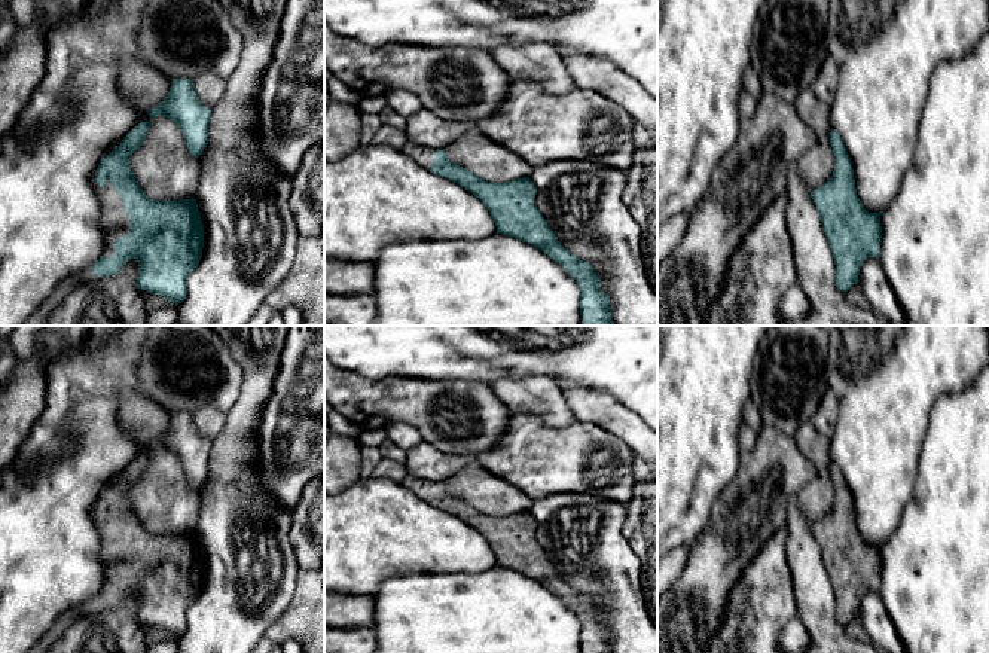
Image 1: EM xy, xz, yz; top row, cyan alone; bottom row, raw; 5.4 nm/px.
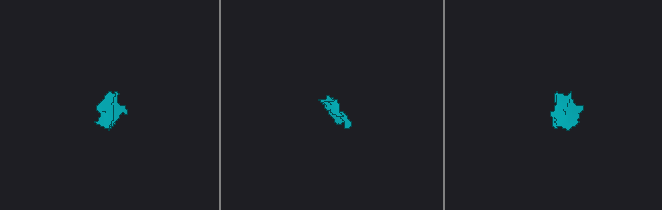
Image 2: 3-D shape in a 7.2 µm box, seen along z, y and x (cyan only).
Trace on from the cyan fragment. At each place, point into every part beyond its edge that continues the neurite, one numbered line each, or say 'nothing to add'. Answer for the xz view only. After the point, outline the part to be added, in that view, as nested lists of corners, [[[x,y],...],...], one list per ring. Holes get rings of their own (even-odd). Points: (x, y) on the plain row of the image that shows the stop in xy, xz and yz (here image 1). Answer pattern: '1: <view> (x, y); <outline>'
1: xz (421, 488); [[[407,475],[405,477],[406,483],[405,486],[410,489],[416,497],[421,500],[430,503],[433,498],[433,482],[430,480],[422,480],[419,477],[415,477],[412,475]]]

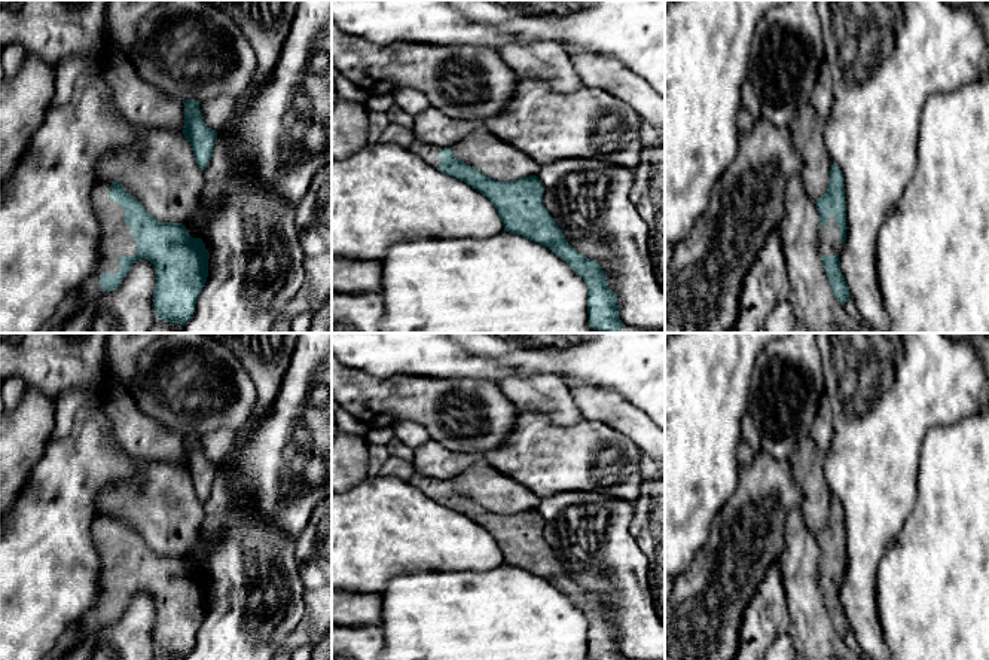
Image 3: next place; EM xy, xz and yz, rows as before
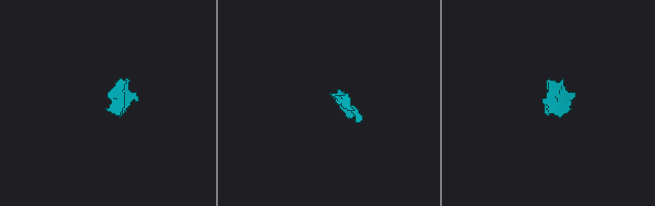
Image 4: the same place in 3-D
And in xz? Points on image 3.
1: xz (429, 486); [[[415,473],[412,476],[413,482],[412,485],[418,488],[424,495],[428,498],[437,501],[440,496],[440,480],[437,479],[430,479],[427,476],[422,476],[419,473]]]

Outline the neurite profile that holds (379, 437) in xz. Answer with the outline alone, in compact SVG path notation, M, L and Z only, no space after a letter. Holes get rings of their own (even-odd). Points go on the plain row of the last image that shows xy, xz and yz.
M372 428L366 434L364 440L367 444L375 444L375 446L387 446L391 440L394 439L394 428Z

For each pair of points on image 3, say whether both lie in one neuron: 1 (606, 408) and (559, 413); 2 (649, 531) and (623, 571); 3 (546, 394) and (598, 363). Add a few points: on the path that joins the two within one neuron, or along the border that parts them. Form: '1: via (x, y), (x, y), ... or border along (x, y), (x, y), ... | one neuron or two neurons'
1: border along (562, 379), (571, 400), (585, 418) | two neurons
2: border along (634, 512), (631, 534), (647, 559), (649, 580) | two neurons
3: border along (559, 375), (531, 373), (524, 376) | two neurons

